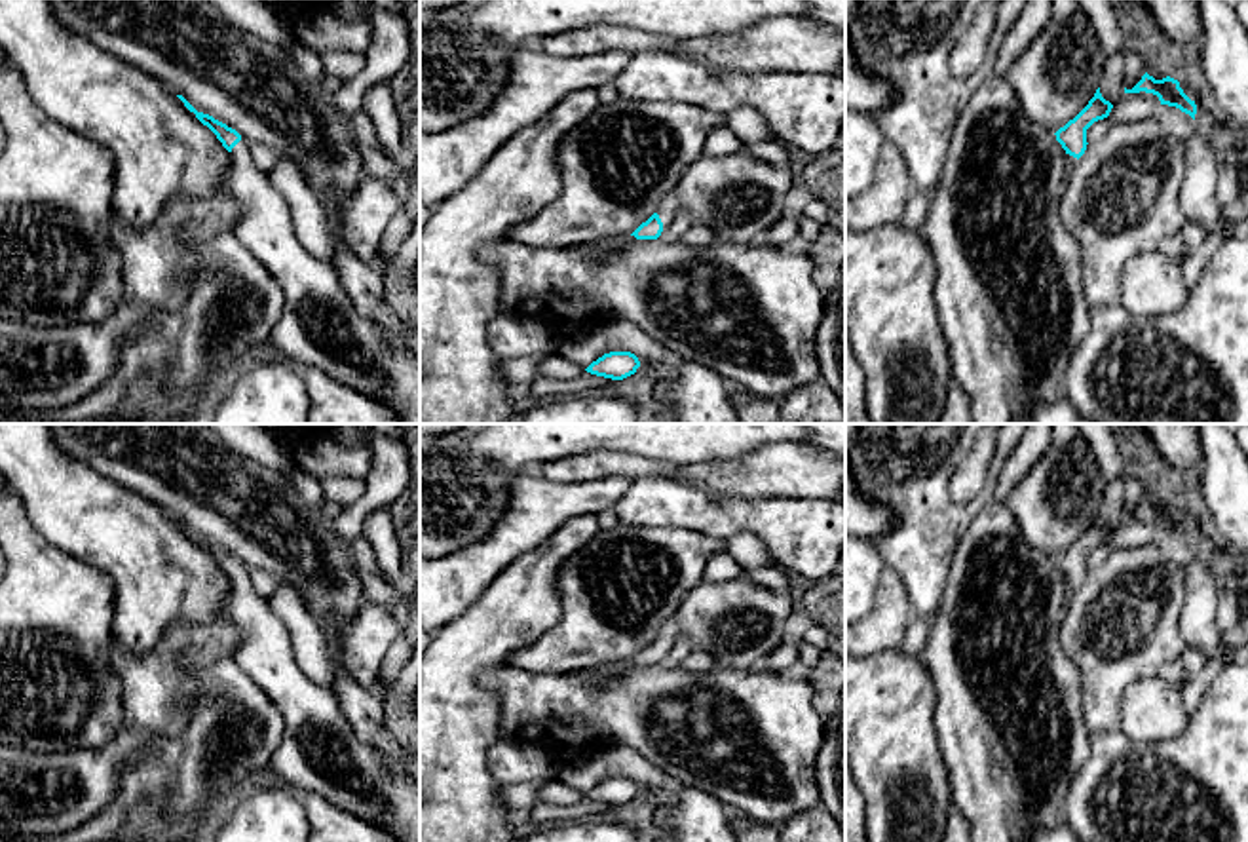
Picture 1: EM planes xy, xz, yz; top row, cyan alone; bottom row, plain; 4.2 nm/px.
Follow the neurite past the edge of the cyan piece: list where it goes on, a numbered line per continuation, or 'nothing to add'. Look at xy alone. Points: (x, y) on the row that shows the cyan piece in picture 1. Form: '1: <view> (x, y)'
1: xy (320, 327)

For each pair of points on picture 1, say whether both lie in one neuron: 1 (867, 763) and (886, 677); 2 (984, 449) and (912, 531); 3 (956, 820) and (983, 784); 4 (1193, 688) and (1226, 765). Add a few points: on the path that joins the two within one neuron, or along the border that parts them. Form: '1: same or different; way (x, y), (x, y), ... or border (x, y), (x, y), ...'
1: same; way (884, 742), (886, 698)
2: different; border (971, 449), (948, 487), (960, 504)
3: different; border (954, 804), (969, 822)
4: different; border (1218, 669), (1201, 702), (1188, 715)

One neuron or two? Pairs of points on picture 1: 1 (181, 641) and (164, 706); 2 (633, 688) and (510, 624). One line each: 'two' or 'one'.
1: one
2: two

